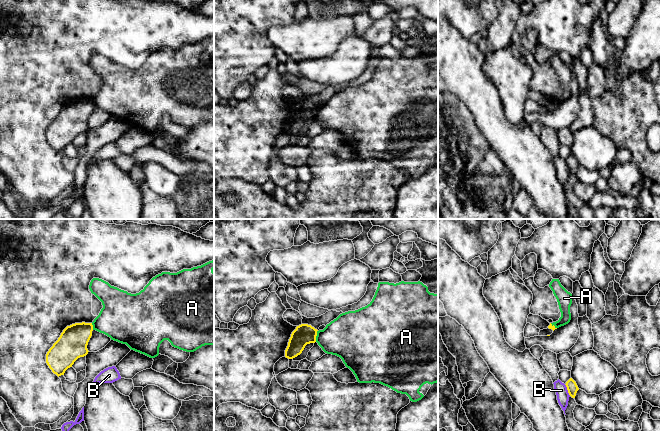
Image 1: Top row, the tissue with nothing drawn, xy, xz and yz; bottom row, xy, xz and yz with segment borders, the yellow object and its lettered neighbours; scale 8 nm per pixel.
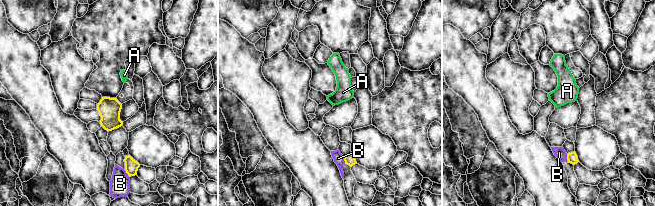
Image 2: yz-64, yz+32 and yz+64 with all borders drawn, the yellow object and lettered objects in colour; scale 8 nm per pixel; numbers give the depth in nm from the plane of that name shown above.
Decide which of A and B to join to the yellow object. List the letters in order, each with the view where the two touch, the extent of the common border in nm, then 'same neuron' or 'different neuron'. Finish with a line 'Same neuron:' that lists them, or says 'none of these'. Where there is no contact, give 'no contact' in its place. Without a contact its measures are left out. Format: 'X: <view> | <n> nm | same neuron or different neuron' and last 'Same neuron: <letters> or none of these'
A: xz | 100 nm | different neuron
B: yz | 110 nm | different neuron
Same neuron: none of these

